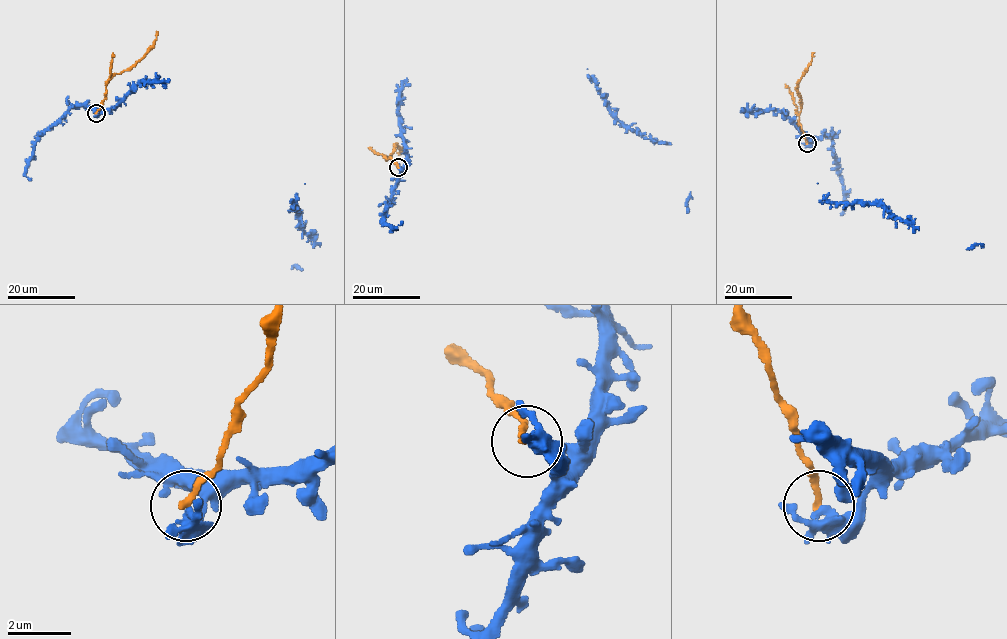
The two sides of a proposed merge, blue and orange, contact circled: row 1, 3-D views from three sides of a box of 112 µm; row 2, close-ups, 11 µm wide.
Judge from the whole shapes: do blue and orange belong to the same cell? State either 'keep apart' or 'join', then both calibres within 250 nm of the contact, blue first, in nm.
keep apart; calibres 260 and 200 nm

